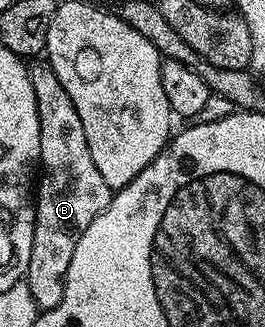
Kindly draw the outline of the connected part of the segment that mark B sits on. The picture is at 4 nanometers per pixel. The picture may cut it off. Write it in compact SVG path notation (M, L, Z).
M35 60L29 69L41 128L41 173L33 194L33 252L29 256L25 281L40 311L45 311L61 304L63 278L69 272L73 248L77 248L77 240L81 240L85 228L89 228L95 217L111 203L113 191L109 184L105 184L101 172L97 172L93 156L89 156L89 140L85 140L85 128L81 128L81 116L77 116L77 108L73 108L69 92L61 88L61 80L57 80L57 72L53 72L51 63Z

